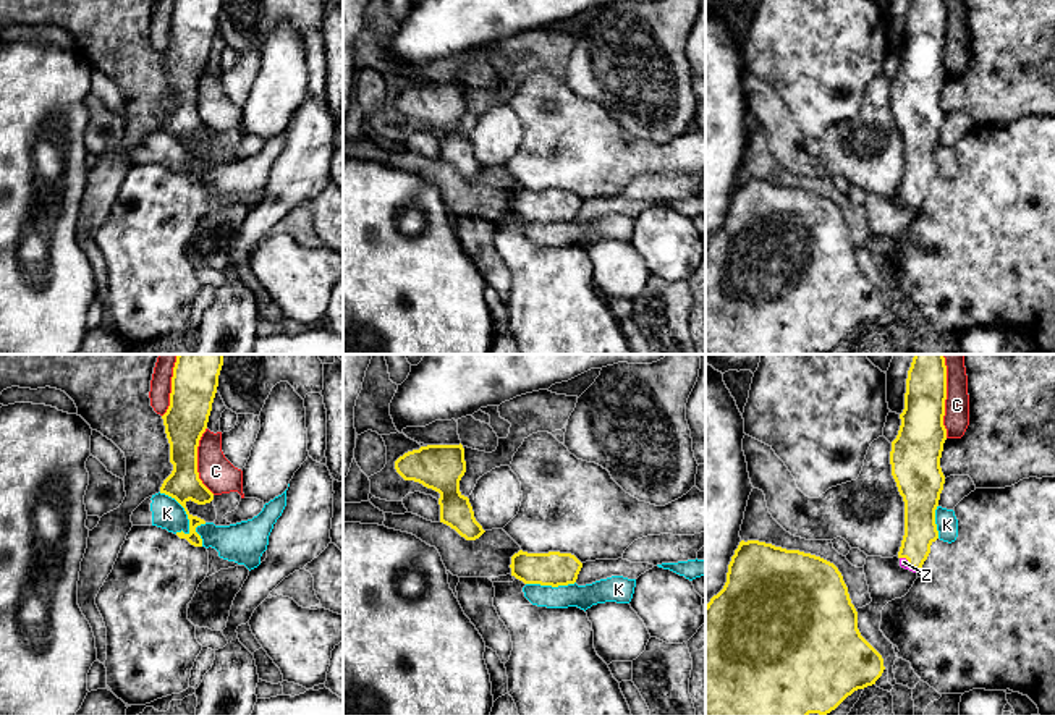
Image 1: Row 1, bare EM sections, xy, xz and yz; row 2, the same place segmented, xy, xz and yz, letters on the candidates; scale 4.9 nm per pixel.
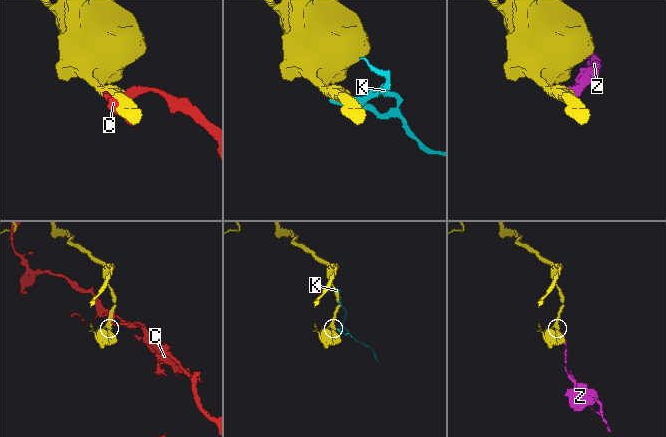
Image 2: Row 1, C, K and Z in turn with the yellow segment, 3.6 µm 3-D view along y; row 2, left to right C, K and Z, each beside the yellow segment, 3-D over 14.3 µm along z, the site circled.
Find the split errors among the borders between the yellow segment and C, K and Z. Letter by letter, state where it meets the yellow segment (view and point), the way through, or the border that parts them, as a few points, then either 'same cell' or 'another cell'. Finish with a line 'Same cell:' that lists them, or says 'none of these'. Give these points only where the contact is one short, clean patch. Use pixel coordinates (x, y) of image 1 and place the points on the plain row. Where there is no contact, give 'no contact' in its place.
C: yz (945, 36) | another cell
K: xy (185, 148) | along xy (159, 130), (172, 135), (183, 146), (188, 157), (188, 172) | another cell
Z: yz (908, 203) | across yz (919, 154), (919, 172), (908, 203), (903, 199) | same cell
Same cell: Z

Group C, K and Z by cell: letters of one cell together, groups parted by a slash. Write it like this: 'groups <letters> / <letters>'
groups C K / Z

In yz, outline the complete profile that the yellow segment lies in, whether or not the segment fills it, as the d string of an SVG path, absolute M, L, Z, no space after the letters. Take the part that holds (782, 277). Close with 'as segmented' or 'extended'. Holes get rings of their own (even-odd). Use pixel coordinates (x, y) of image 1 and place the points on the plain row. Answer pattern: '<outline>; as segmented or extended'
M741 178L728 202L723 226L705 243L705 354L825 354L858 327L875 322L885 304L882 293L861 273L858 249L838 205L811 191L786 188L759 178Z; as segmented

